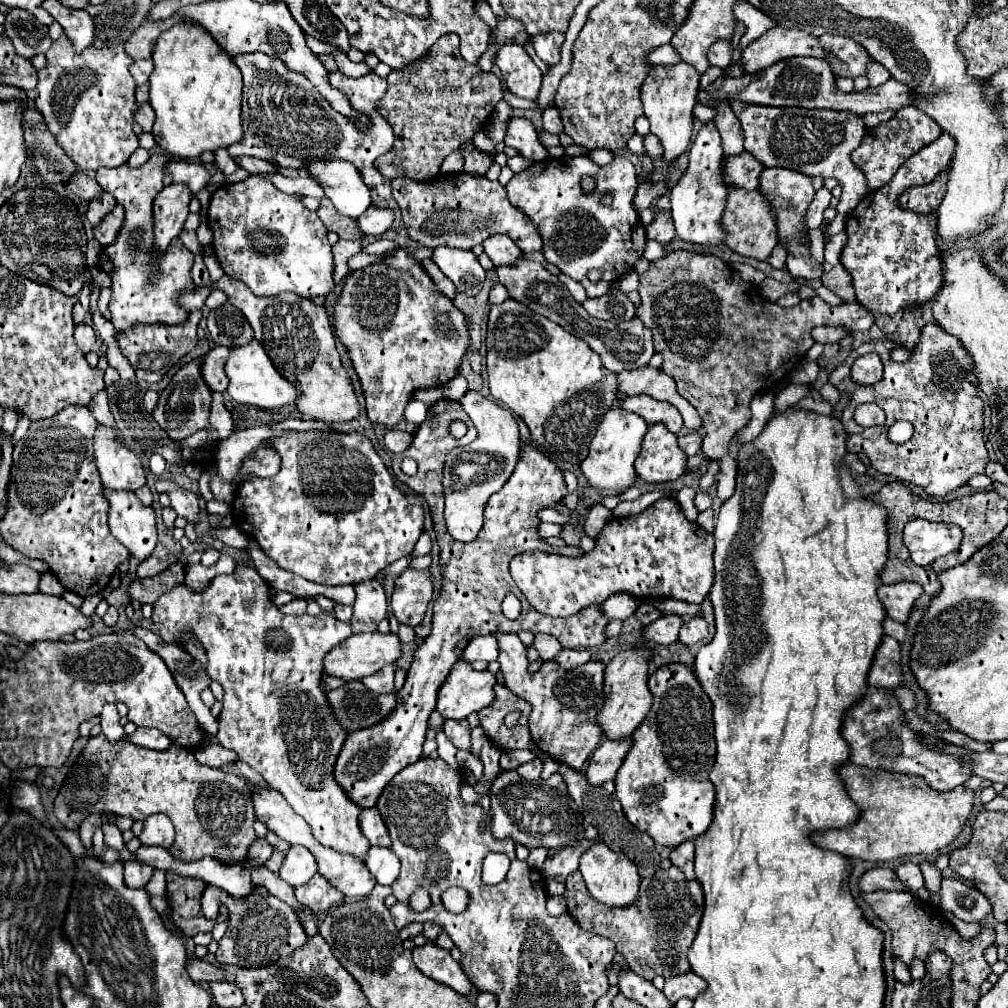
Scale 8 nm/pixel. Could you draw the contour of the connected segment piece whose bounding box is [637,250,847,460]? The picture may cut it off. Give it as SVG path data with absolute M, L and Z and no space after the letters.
M673 250L673 252L667 252L663 258L657 258L651 262L649 270L643 272L639 276L639 294L641 294L641 306L637 308L637 318L653 332L653 342L655 342L655 352L663 356L663 364L661 364L661 372L665 372L667 376L671 376L675 382L677 382L677 392L699 412L701 420L703 420L703 428L705 428L705 438L703 438L703 452L707 458L711 460L721 460L725 454L727 454L727 446L733 438L733 434L743 428L749 418L751 418L751 410L749 410L749 402L751 398L755 396L755 392L759 392L761 388L769 388L773 386L775 382L783 380L807 354L807 350L815 344L813 336L811 336L811 330L815 326L847 326L847 304L843 306L827 306L819 296L811 298L811 300L801 300L797 306L793 308L783 308L779 304L773 304L773 302L767 302L763 300L761 296L757 296L753 292L753 286L743 282L741 276L721 258L717 256L711 256L711 254L697 254L697 252L691 252L691 250Z

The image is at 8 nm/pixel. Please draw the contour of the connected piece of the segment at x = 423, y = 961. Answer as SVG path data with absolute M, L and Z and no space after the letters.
M425 944L413 948L413 962L425 976L453 988L463 996L467 996L469 990L473 988L467 974L461 970L459 962L453 960L449 950L437 944Z

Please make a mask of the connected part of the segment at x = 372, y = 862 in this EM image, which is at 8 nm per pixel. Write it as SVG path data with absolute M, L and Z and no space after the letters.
M369 848L363 862L379 884L391 886L399 874L399 860L391 852L391 848Z

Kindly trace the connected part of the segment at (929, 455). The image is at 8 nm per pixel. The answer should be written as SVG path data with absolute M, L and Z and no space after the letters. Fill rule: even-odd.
M931 322L921 330L919 342L909 350L911 356L907 362L895 362L891 358L891 352L897 346L897 342L887 338L863 342L829 374L829 382L839 392L851 392L851 402L841 416L841 422L849 432L847 450L867 454L877 472L891 474L903 482L925 488L930 496L942 498L961 486L967 486L971 476L985 474L989 462L983 440L983 400L979 396L979 380L973 372L975 366L961 340L945 332L937 322ZM867 352L877 352L885 364L883 380L869 386L857 384L851 378L853 362ZM863 402L875 402L885 410L887 420L883 426L863 428L855 422L853 412ZM895 420L907 420L913 424L913 436L909 442L893 444L887 438L889 424Z

